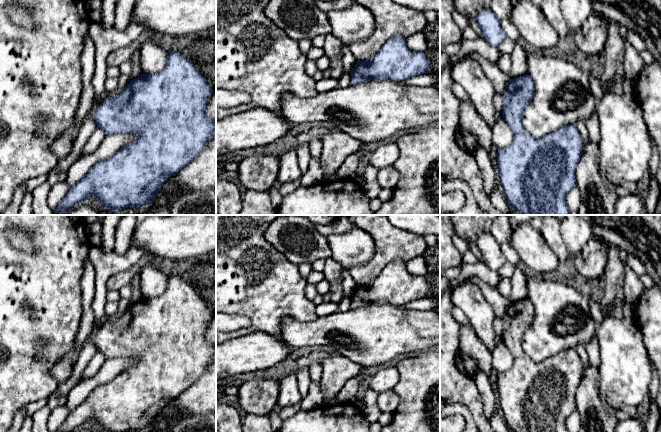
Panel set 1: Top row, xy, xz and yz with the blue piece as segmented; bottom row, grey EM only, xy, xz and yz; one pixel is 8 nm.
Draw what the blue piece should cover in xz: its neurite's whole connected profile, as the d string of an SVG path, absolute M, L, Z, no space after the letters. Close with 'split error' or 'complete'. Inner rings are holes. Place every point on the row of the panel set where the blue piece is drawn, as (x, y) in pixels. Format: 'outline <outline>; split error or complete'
outline M394 36L372 57L357 61L351 70L351 85L371 80L403 81L427 73L429 60L423 52L407 47L405 38Z; complete

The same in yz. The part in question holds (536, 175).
outline M529 74L510 79L503 92L502 116L513 133L513 142L497 151L497 168L508 205L519 215L570 215L566 197L576 186L575 171L583 141L576 124L536 139L523 126L522 115L531 102L535 84Z; complete

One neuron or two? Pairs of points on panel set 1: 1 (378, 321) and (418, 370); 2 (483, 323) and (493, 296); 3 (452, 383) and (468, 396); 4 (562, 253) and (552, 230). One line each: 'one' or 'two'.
1: two
2: two
3: one
4: one

